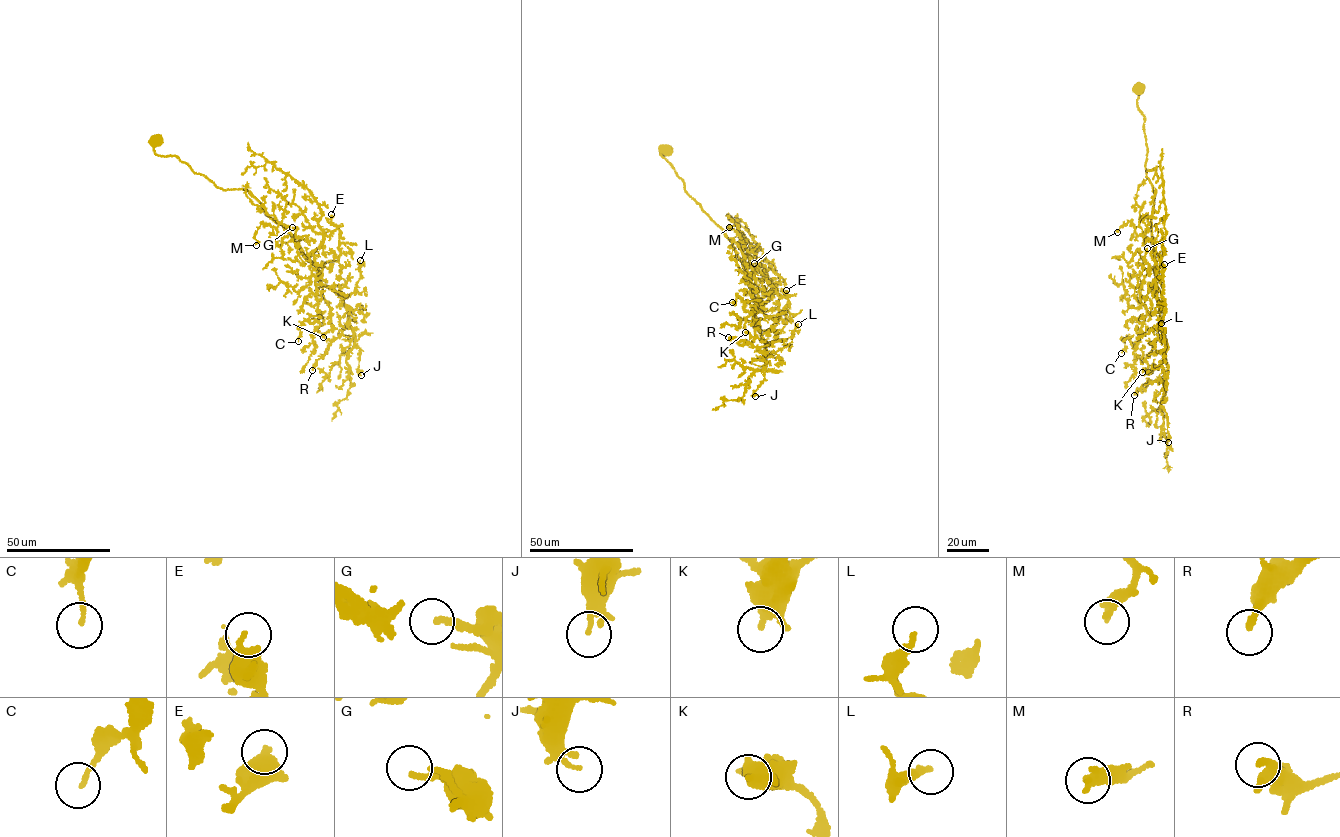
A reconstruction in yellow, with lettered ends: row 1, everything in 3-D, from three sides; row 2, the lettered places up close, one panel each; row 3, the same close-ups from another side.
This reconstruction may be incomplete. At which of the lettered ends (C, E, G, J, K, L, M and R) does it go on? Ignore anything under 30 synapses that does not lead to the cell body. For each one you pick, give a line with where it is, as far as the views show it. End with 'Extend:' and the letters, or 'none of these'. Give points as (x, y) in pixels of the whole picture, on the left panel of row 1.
Extend: none of these

